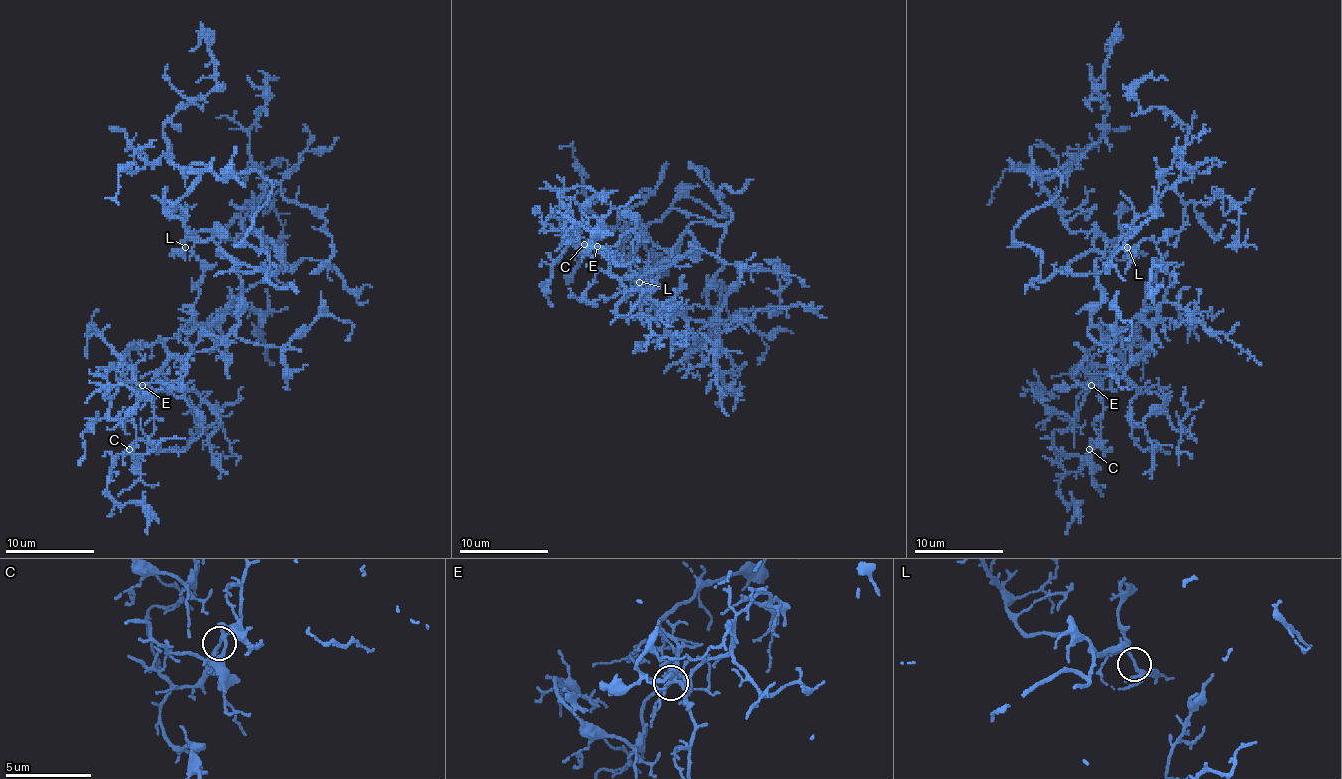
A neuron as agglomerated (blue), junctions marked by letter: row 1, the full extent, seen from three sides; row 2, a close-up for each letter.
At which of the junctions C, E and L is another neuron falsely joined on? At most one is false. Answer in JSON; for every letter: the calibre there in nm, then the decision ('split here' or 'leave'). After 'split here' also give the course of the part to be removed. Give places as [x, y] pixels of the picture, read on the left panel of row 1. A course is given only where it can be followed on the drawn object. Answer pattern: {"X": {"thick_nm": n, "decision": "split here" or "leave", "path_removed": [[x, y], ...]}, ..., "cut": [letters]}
{"C": {"thick_nm": 180, "decision": "leave"}, "E": {"thick_nm": 170, "decision": "leave"}, "L": {"thick_nm": 190, "decision": "leave"}, "cut": []}

